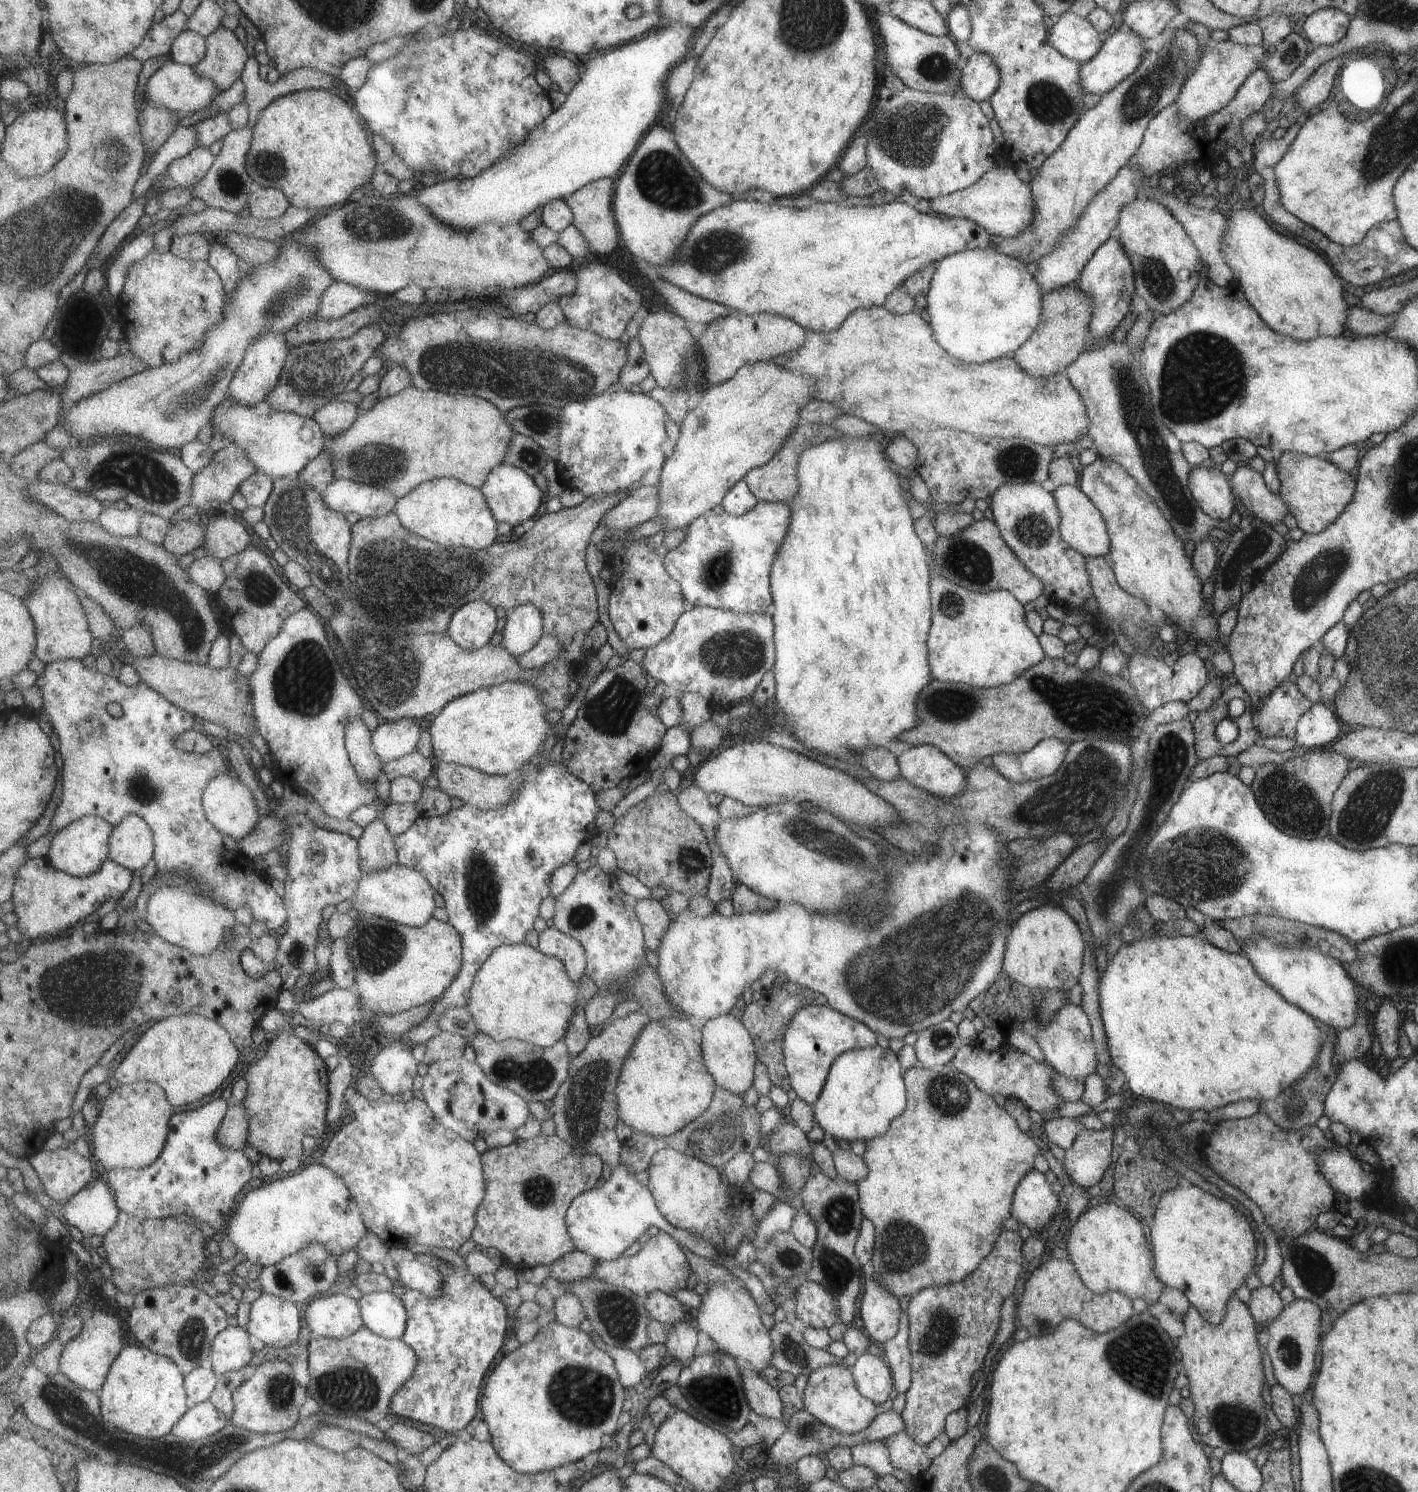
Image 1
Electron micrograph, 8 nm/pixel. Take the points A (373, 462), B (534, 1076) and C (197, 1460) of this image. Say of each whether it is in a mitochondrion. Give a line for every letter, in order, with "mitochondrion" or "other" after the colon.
A: mitochondrion
B: mitochondrion
C: mitochondrion

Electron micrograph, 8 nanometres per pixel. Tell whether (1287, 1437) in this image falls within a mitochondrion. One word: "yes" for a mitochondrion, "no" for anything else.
no

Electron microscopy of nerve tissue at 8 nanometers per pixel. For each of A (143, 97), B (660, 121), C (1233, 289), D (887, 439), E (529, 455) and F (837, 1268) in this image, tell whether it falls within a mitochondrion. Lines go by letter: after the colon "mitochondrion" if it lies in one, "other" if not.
A: other
B: other
C: other
D: other
E: mitochondrion
F: mitochondrion

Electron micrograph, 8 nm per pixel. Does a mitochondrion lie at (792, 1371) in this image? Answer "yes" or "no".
no

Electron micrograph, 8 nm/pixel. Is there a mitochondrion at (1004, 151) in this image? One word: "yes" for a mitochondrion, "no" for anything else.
no

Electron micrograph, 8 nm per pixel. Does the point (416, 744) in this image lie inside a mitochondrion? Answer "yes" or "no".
no

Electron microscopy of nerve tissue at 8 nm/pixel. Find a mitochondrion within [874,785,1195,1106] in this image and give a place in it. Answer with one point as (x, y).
(941, 1039)

